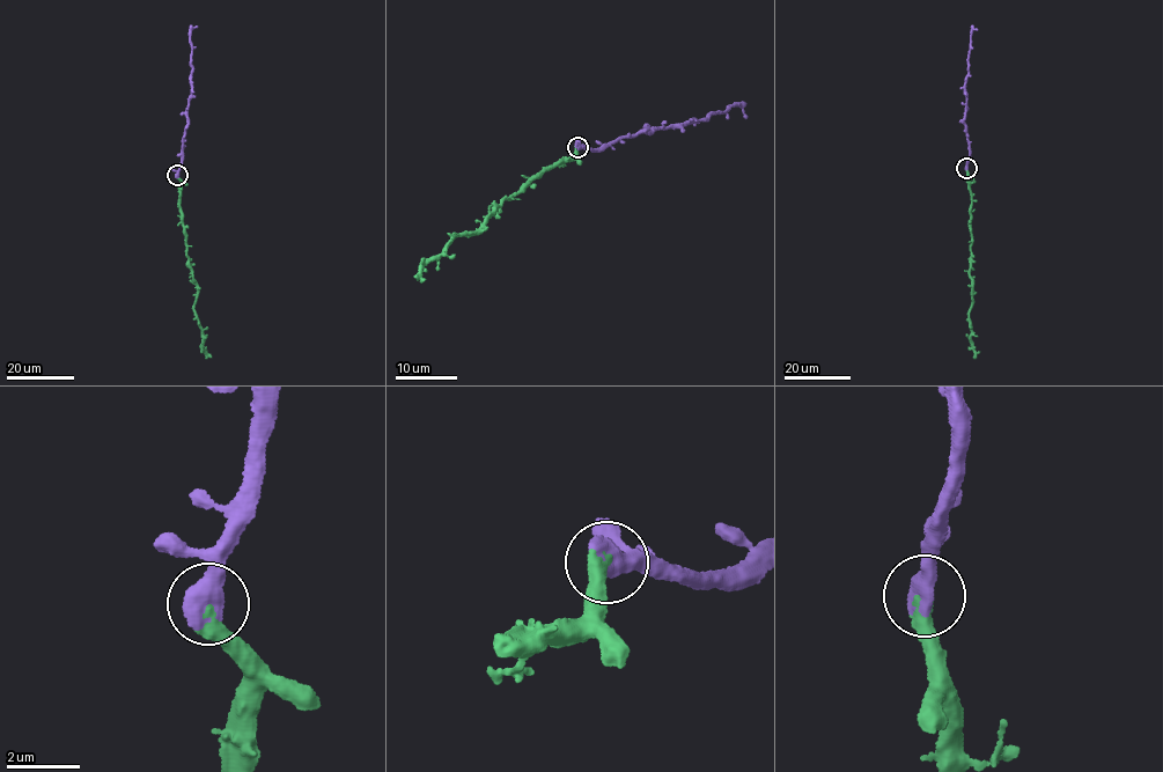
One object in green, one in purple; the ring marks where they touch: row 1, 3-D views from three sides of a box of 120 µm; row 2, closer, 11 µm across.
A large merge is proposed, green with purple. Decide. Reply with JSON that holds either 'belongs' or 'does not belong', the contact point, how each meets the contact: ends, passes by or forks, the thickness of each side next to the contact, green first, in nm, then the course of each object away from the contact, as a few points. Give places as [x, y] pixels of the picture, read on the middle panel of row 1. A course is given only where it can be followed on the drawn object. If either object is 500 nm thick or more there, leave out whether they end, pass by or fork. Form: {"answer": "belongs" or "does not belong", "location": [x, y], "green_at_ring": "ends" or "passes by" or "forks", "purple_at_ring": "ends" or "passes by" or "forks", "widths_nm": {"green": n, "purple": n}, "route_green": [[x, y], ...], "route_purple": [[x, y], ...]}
{"answer": "belongs", "location": [578, 147], "widths_nm": {"green": 420, "purple": 700}, "route_green": [[578, 147], [573, 156], [500, 200], [481, 228], [451, 235], [440, 256], [422, 264], [425, 280]], "route_purple": [[578, 147], [595, 149], [619, 138], [711, 116], [738, 103], [746, 117]]}

